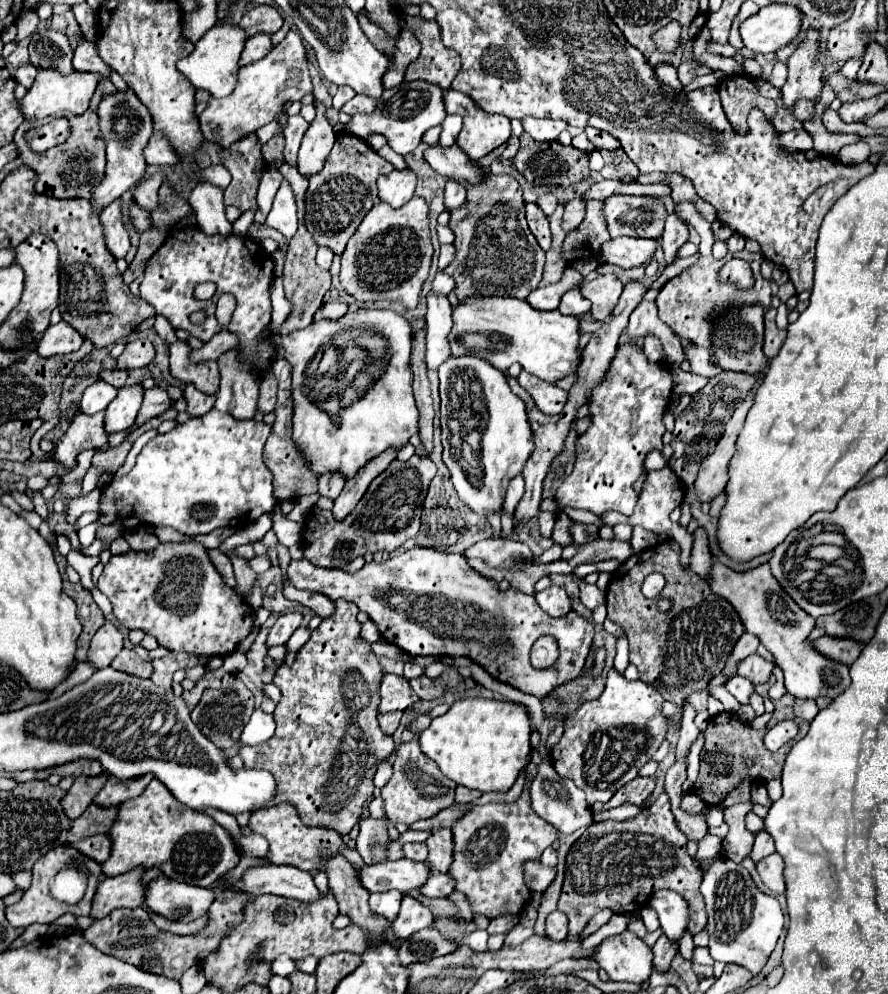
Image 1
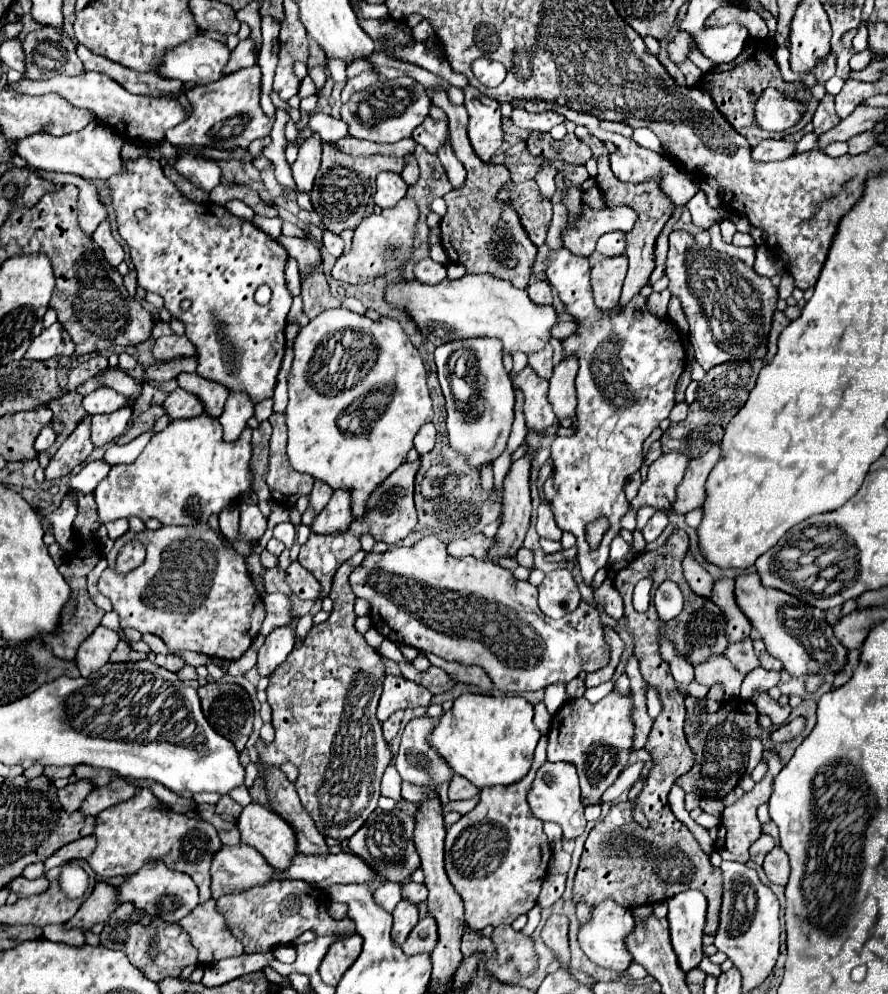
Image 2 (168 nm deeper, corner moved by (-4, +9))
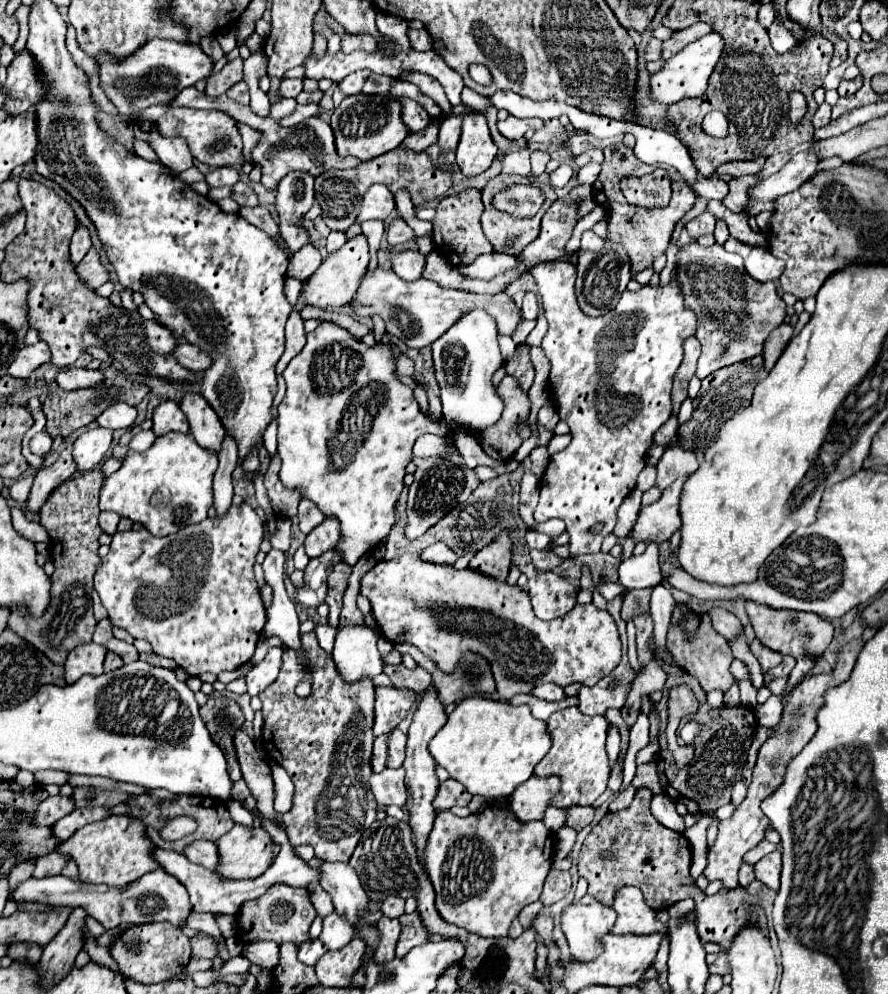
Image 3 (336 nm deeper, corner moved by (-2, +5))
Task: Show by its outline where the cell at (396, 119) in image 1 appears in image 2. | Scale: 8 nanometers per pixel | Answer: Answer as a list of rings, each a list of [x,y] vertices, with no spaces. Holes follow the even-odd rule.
[[[398,77],[388,81],[378,81],[372,89],[354,93],[348,103],[342,105],[342,119],[350,127],[350,135],[356,139],[368,139],[376,143],[396,143],[400,139],[412,137],[412,131],[430,115],[432,99],[426,87],[412,77]]]

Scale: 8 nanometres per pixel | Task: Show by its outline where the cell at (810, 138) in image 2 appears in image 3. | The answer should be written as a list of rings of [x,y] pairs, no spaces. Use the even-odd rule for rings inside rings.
[[[747,175],[733,179],[728,183],[728,195],[722,200],[724,205],[734,213],[743,211],[744,204],[748,201],[748,189],[763,179],[756,175]]]

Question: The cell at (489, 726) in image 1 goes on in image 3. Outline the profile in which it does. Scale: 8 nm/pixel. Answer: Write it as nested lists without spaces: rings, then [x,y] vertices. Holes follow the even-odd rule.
[[[472,695],[448,715],[448,723],[430,741],[430,753],[470,795],[496,799],[510,797],[518,785],[526,783],[534,775],[534,767],[550,751],[550,745],[546,723],[534,719],[528,705],[514,707],[506,701]]]

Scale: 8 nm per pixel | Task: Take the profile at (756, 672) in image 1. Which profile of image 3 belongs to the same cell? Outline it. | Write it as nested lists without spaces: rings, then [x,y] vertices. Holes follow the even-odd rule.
[[[754,639],[754,641],[750,643],[750,651],[752,651],[754,657],[760,661],[760,667],[762,667],[764,673],[770,671],[772,667],[776,667],[776,665],[782,661],[782,655],[780,655],[780,653],[776,653],[776,651],[772,651],[772,649],[768,649],[768,647],[764,647],[758,639]]]

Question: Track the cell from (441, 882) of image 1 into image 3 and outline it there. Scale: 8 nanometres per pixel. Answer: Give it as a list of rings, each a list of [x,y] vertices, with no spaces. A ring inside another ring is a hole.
[[[388,897],[386,901],[382,901],[382,907],[380,907],[382,915],[388,917],[388,919],[396,919],[404,913],[404,901],[400,897]]]

